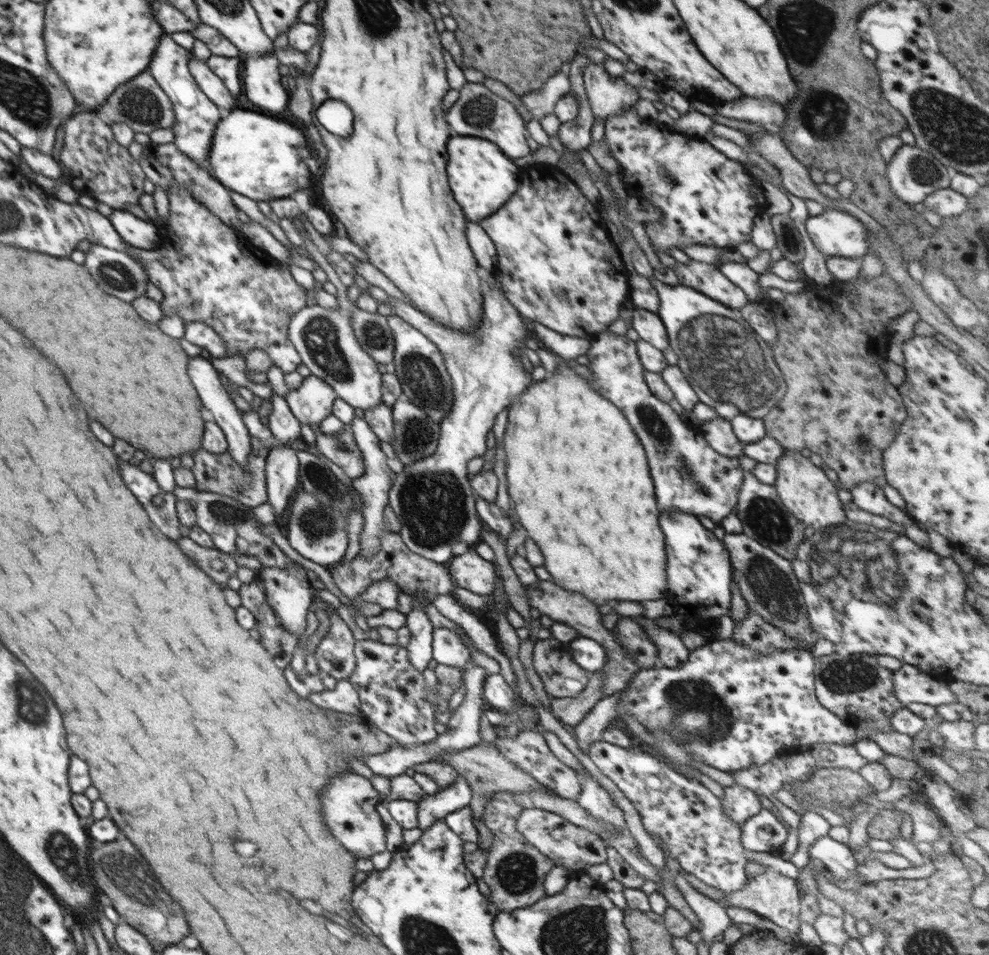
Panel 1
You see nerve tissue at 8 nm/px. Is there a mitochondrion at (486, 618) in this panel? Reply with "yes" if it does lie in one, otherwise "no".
no

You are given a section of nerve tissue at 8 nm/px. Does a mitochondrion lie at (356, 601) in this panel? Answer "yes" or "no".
no

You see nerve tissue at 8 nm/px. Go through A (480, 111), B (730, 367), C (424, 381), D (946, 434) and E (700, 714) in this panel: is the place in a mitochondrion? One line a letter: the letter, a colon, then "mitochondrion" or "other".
A: mitochondrion
B: mitochondrion
C: mitochondrion
D: other
E: mitochondrion

